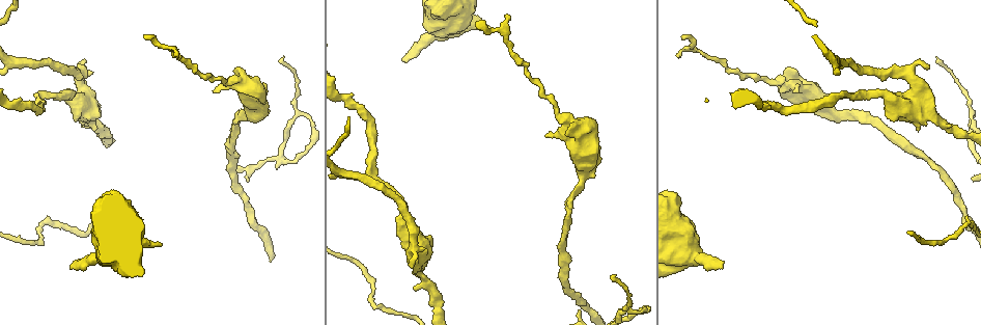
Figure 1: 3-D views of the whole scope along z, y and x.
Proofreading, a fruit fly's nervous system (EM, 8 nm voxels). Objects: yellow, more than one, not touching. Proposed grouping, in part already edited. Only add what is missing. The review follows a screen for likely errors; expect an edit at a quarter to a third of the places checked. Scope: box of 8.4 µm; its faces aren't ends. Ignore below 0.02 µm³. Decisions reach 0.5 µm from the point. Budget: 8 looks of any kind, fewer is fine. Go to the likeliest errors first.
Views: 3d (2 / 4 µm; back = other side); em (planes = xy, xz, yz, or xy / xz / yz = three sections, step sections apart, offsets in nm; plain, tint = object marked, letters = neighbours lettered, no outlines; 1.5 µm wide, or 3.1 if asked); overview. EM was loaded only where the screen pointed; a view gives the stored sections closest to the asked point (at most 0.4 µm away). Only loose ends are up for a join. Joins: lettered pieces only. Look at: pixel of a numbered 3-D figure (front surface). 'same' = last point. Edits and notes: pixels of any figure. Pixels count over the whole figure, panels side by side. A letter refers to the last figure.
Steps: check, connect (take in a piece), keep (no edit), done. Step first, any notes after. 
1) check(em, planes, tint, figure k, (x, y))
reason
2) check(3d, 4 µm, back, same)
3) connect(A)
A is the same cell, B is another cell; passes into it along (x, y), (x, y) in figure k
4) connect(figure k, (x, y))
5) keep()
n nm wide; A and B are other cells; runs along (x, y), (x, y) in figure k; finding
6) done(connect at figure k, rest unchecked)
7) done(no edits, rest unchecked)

check(3d, 4 µm, figure 1, (721, 267))
free end

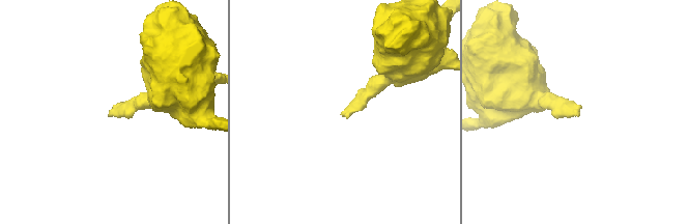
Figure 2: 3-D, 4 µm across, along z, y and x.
check(em, xy, step 8, tint, figure 2, (109, 113))

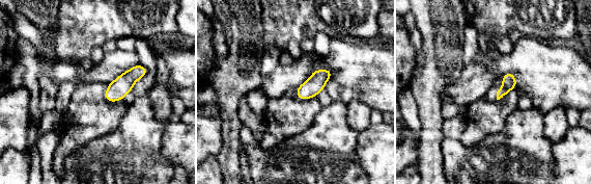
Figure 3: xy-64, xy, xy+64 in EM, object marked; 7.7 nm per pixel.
check(em, xy, step 8, letters, same)

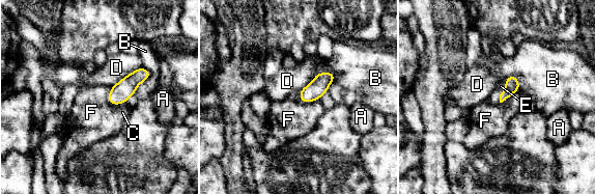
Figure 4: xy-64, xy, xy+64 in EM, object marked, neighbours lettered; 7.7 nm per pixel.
connect(E)
E is the same cell, A, B, C, D and F are other cells; passes into it along (512, 85), (504, 90), (493, 98) in figure 4; it goes on there

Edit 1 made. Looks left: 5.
check(overview)

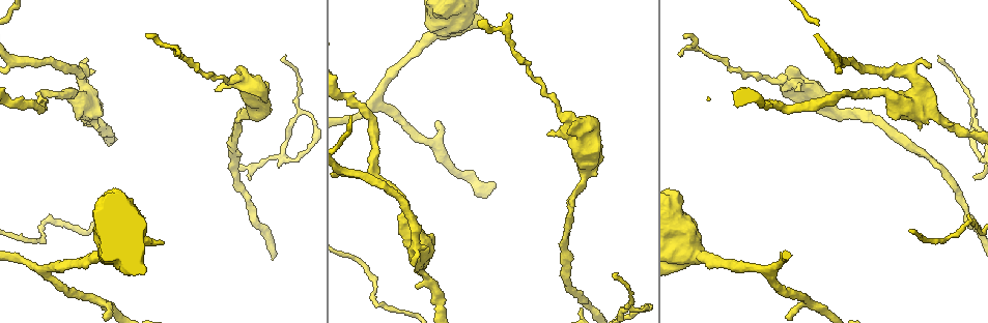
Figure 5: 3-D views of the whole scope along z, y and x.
check(3d, 4 µm, figure 5, (163, 244))
free end

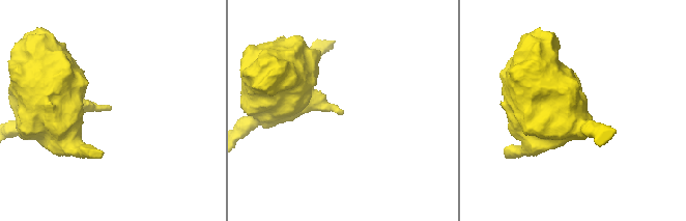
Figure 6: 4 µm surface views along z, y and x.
check(em, yz, step 8, letters, figure 6, (343, 111))
shape alone is not enough

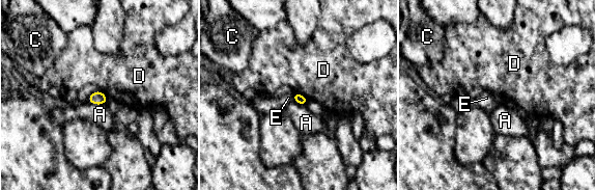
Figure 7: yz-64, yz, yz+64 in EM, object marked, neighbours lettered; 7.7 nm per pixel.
keep()
A, C, D and E are other cells; border along (293, 91), (300, 92), (308, 100) in figure 7; no lettered piece goes on from it

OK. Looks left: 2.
done(connect at figure 4, rest unchecked)

